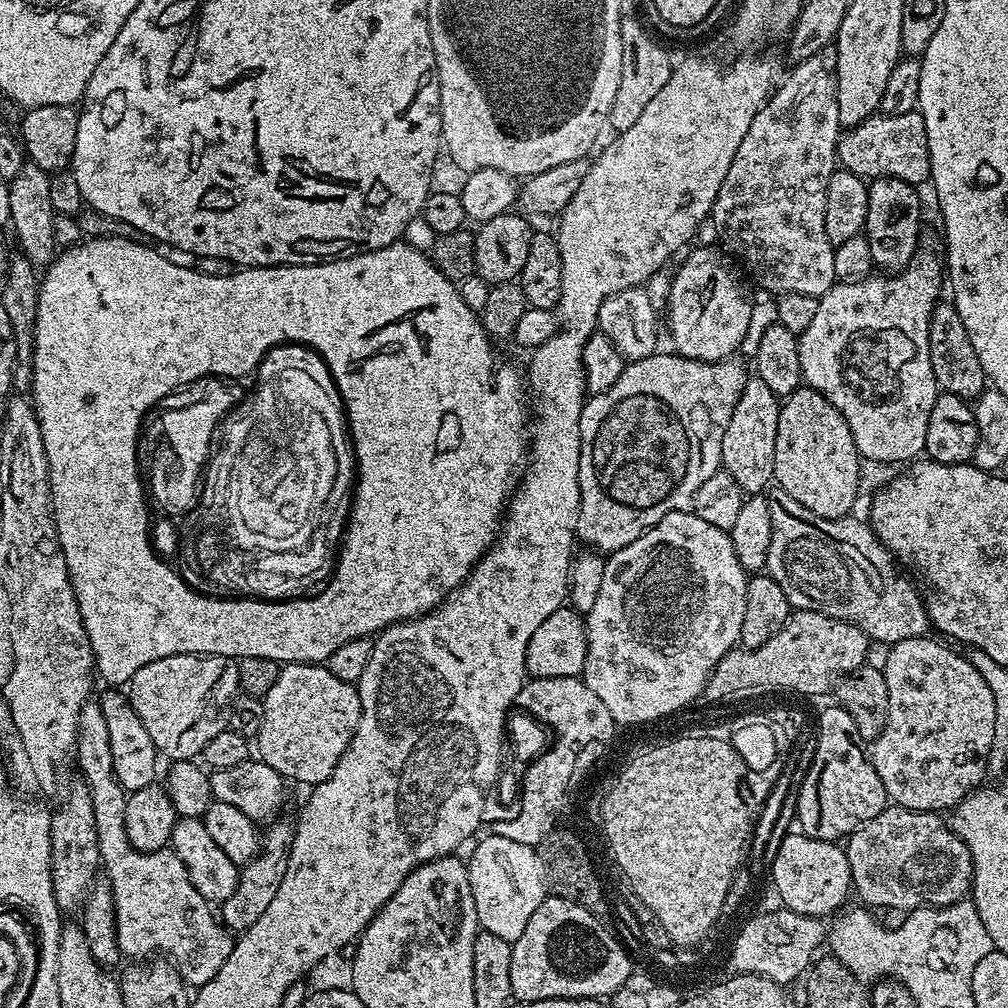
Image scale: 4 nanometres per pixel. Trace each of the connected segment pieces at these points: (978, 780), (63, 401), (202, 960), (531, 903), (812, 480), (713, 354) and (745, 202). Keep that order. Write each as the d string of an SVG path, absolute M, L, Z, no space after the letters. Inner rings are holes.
M927 635L906 638L902 642L891 645L887 649L888 657L882 663L882 671L886 678L886 694L888 695L888 713L886 714L886 726L882 734L878 734L876 740L870 744L870 759L874 770L878 770L878 778L882 778L882 786L886 790L889 801L893 805L901 808L909 808L915 812L935 812L937 814L947 813L955 808L958 802L975 792L977 788L985 783L984 774L989 771L988 757L991 754L992 743L995 736L995 714L994 714L994 697L990 694L990 688L986 681L979 674L978 670L971 665L967 655L959 654L952 648L947 648L939 639L928 640Z
M94 236L85 239L83 242L77 242L65 247L53 259L52 263L47 265L46 272L48 272L48 280L41 279L37 291L36 330L32 336L32 363L30 365L30 371L32 371L30 399L36 409L36 417L42 430L42 446L46 448L48 481L50 482L50 494L52 495L52 517L56 523L58 542L62 554L66 558L68 577L72 580L72 589L77 596L78 610L82 614L82 622L86 626L86 634L90 638L94 668L102 679L131 682L134 674L138 674L138 670L142 670L142 666L146 666L158 658L177 656L178 654L203 654L233 658L242 656L270 658L281 665L324 664L328 657L334 654L340 646L346 645L351 640L375 637L399 620L410 620L437 608L451 592L456 591L468 579L468 575L472 572L476 561L492 547L492 542L496 539L502 527L502 517L506 511L510 493L513 491L514 481L517 479L518 473L526 460L526 436L523 436L524 408L520 405L524 400L524 392L526 393L526 380L521 369L519 372L514 365L507 364L502 357L495 356L492 353L493 341L490 339L487 330L484 329L477 309L466 306L466 302L462 302L459 287L453 281L447 280L423 251L411 248L406 243L397 242L373 252L362 252L357 256L338 260L325 260L318 264L290 264L271 268L241 267L228 276L211 276L210 274L202 274L194 266L175 265L166 261L165 258L162 258L162 255L158 254L158 250L151 243L140 243L122 237ZM284 336L292 336L296 340L312 340L312 344L316 344L316 348L320 348L320 352L324 352L324 356L328 356L328 364L332 364L332 372L336 372L336 380L340 380L340 388L344 388L344 397L348 399L348 409L352 411L352 428L356 428L356 444L360 444L360 464L362 465L360 473L362 475L360 476L360 500L356 500L356 516L352 516L352 532L348 532L348 545L344 547L344 560L340 560L340 572L336 572L336 584L332 584L332 588L328 588L328 592L324 592L324 596L320 596L320 600L308 600L308 604L216 604L213 600L200 600L200 596L192 596L192 592L188 592L188 588L184 588L184 584L180 584L180 580L176 580L176 576L172 576L172 572L160 568L160 564L156 564L156 560L152 560L152 552L148 552L148 544L144 544L144 507L140 505L140 492L136 489L136 475L132 472L132 436L136 436L136 419L139 418L140 412L144 412L147 404L152 404L152 400L156 400L156 396L168 392L168 388L172 388L172 384L180 384L180 380L192 380L192 376L200 376L200 372L244 372L244 368L252 368L252 364L256 364L256 356L260 356L260 352L264 352L264 348L268 348L268 344L272 344L272 340L284 340Z
M90 698L80 708L78 714L78 730L74 760L84 771L83 783L90 794L90 802L94 802L94 826L98 830L98 850L106 873L108 884L114 894L114 910L116 911L116 944L125 957L152 958L159 954L176 965L185 985L199 990L203 984L210 982L218 970L222 970L222 962L230 958L230 950L234 936L218 919L213 905L196 892L194 882L190 882L190 874L186 874L186 866L182 866L182 858L173 852L171 847L157 852L140 852L126 838L124 825L124 802L126 791L119 784L114 774L114 755L110 750L109 729L106 727L105 715L99 699Z
M491 834L485 836L485 840L475 841L476 849L466 860L470 894L474 894L474 910L481 929L512 945L522 938L522 930L526 930L534 910L544 900L540 897L542 866L531 845Z
M801 386L795 388L789 396L783 397L778 414L778 438L774 438L774 474L773 481L794 502L802 502L806 510L818 514L827 520L840 520L853 511L856 495L860 492L860 451L854 446L854 434L846 426L846 418L818 390Z
M716 248L694 249L681 262L668 288L668 332L676 343L675 351L702 362L729 359L747 338L752 324L752 300L747 286L740 281L741 269Z
M832 54L811 56L793 68L796 69L785 78L784 85L782 80L768 97L768 103L750 122L750 130L746 130L746 138L742 138L742 146L738 146L734 162L730 162L730 170L726 170L726 178L722 178L722 186L714 198L710 224L716 227L719 243L746 272L748 267L749 274L766 291L772 292L773 297L808 292L819 298L832 289L836 279L841 283L863 280L873 271L874 265L869 242L862 234L836 247L826 238L826 186L838 168L836 146L842 135L836 97L836 57Z

